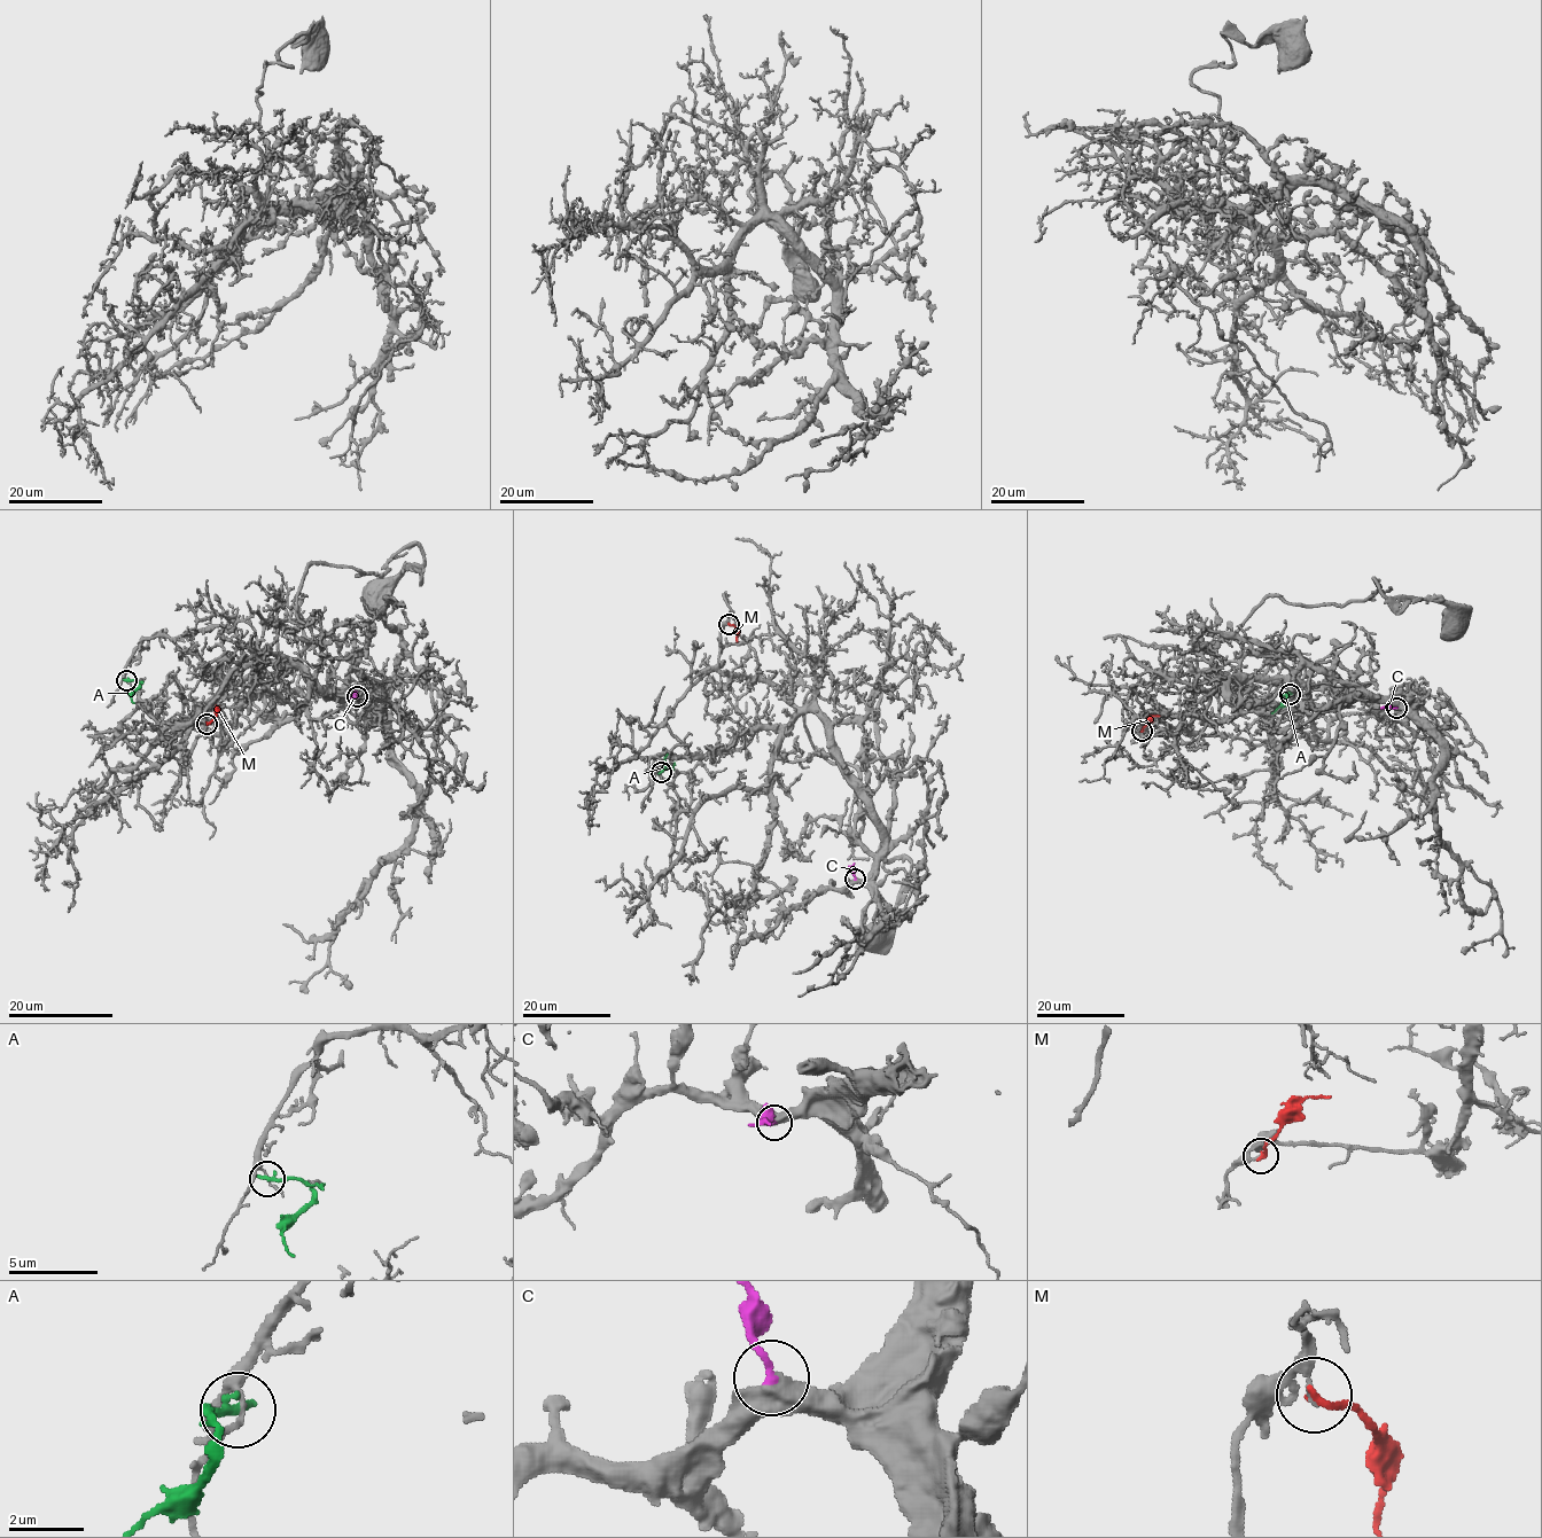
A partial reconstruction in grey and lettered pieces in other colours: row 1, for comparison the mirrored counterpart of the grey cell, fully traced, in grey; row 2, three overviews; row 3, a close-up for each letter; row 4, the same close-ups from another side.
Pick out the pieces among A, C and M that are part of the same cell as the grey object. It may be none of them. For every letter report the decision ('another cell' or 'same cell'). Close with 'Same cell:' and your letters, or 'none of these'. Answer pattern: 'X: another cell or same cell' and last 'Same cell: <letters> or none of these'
A: another cell
C: same cell
M: another cell
Same cell: C

